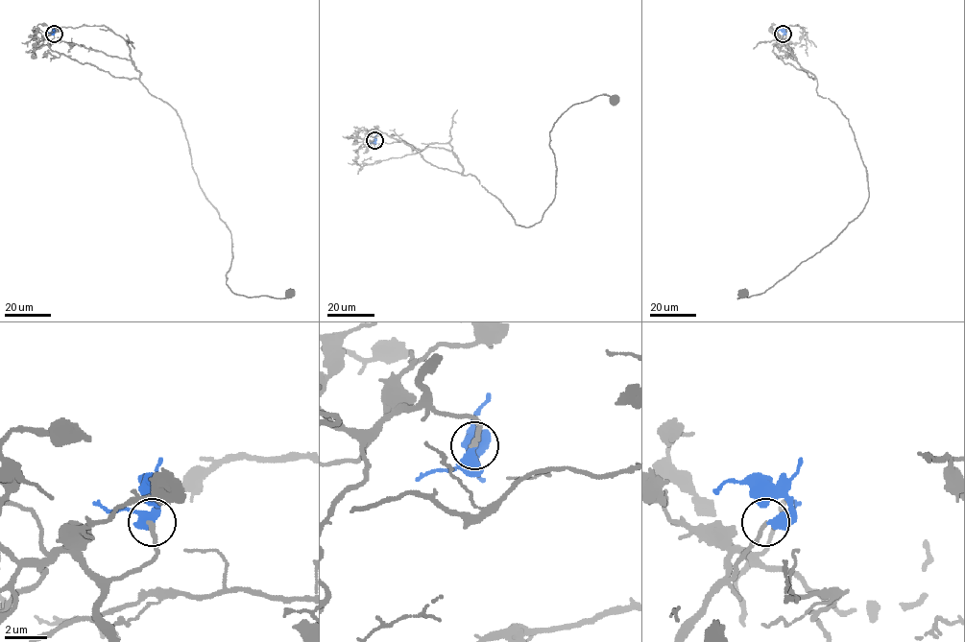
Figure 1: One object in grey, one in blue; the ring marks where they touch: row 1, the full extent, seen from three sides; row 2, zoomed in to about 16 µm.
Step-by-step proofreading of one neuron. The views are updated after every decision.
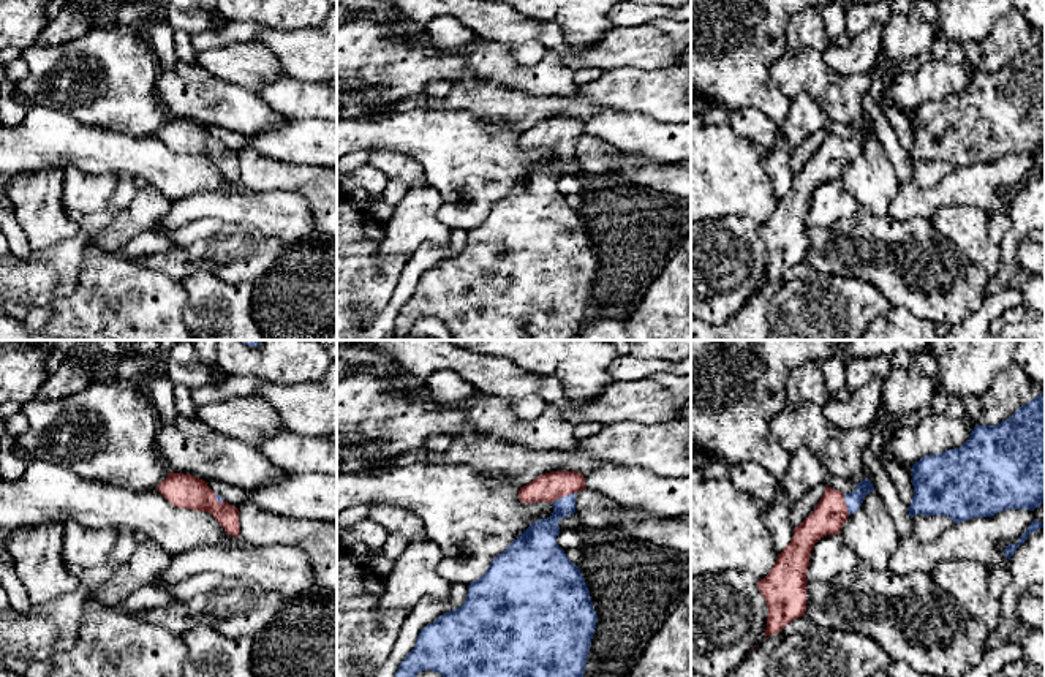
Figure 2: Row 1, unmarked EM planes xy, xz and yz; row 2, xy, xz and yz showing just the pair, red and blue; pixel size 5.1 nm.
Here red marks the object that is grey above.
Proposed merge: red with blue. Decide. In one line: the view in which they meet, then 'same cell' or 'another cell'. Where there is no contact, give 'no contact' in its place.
contact in xz; same cell

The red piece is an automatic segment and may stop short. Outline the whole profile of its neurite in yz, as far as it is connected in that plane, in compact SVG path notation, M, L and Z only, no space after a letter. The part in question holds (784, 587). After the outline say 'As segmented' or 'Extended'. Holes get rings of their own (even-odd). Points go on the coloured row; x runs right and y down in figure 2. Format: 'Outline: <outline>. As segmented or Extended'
Outline: M868 478L851 494L825 487L816 509L794 528L790 543L778 554L770 573L757 581L768 607L765 637L805 615L806 573L814 544L827 535L838 535L847 517L860 509L865 497L873 490Z. Extended

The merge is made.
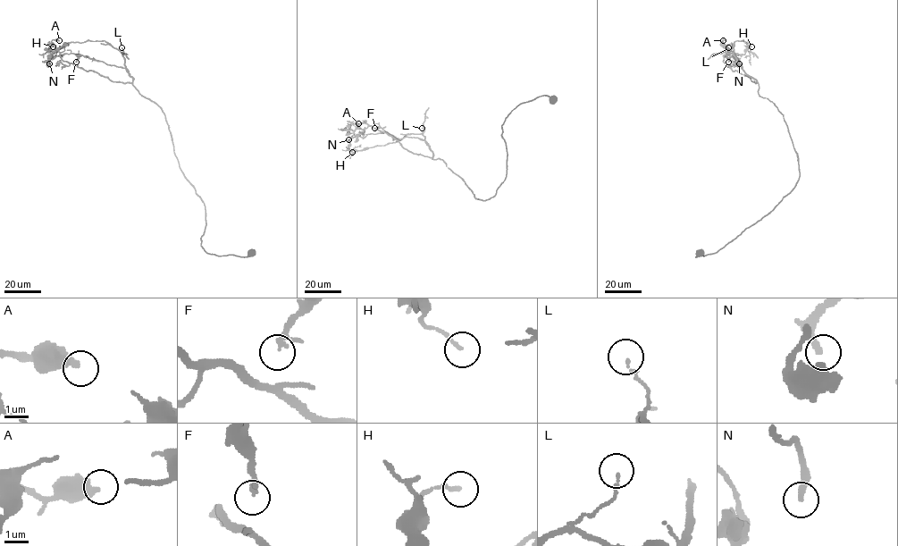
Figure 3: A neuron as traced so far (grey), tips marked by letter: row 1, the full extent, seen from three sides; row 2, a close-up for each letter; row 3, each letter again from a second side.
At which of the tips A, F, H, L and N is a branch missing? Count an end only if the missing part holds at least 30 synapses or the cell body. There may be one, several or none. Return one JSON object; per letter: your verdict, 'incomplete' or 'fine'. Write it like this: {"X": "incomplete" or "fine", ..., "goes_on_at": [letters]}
{"A": "fine", "F": "fine", "H": "fine", "L": "fine", "N": "fine", "goes_on_at": []}

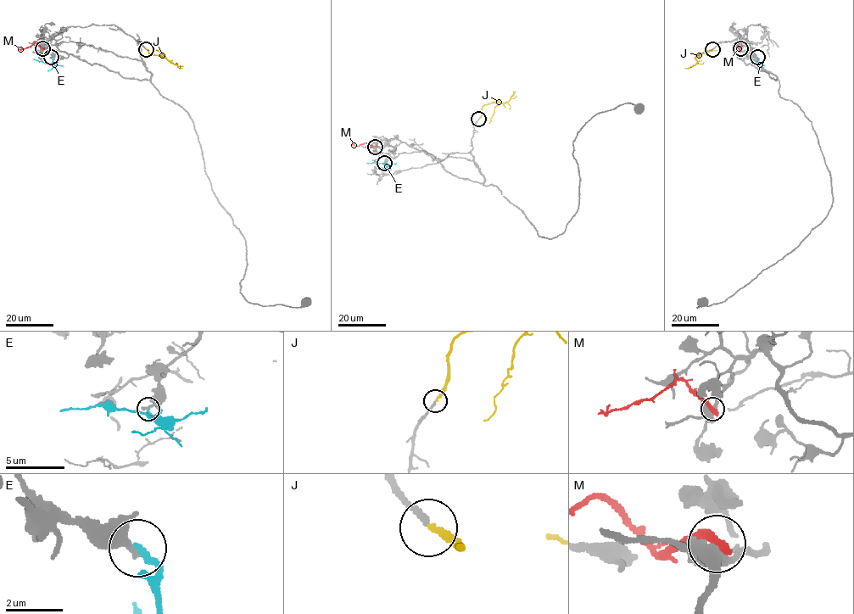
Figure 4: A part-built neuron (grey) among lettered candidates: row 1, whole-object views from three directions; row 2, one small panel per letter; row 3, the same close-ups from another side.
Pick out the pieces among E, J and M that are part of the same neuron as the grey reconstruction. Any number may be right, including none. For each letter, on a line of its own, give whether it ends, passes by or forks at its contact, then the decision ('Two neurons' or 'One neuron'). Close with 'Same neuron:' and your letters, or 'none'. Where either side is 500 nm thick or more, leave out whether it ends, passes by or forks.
E: It ends there. Two neurons
J: It ends there. One neuron
M: It ends there. Two neurons
Same neuron: J

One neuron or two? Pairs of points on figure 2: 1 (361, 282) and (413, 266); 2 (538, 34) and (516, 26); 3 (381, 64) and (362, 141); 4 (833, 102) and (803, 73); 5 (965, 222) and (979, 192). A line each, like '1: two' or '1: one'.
1: two
2: one
3: two
4: one
5: two

